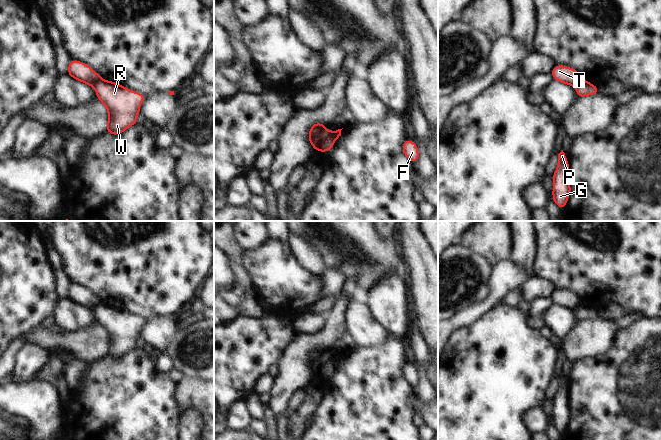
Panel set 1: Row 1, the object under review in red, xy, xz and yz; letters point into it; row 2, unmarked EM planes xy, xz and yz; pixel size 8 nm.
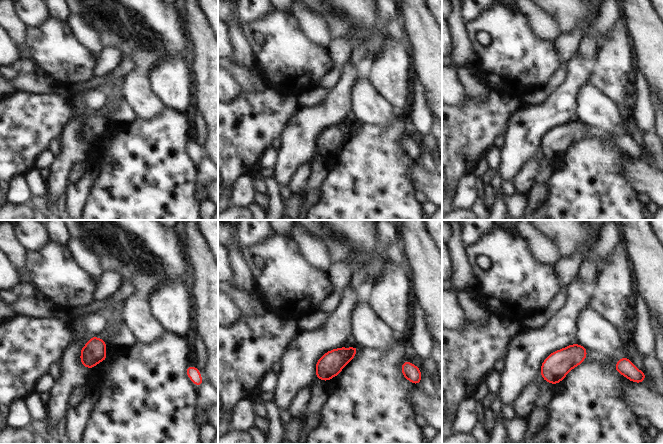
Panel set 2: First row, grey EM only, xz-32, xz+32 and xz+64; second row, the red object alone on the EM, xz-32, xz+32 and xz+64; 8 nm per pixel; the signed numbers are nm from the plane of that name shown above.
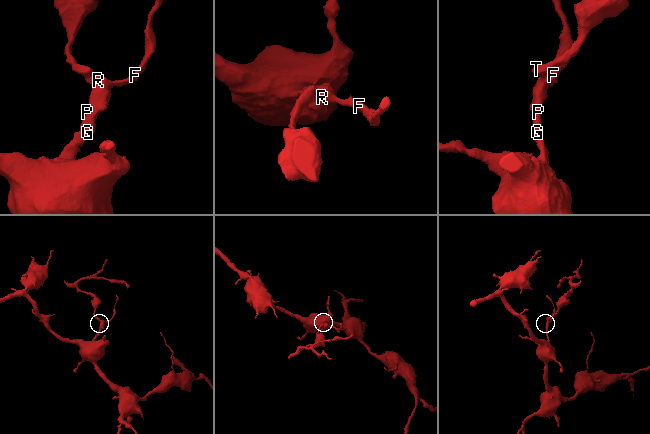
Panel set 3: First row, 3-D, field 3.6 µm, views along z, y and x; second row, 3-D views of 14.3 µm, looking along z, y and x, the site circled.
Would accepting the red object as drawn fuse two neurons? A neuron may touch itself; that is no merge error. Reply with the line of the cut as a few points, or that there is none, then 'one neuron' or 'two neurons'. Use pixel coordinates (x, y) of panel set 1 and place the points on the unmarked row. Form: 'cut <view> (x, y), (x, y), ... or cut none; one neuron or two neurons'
cut xz (324, 352), (310, 365); two neurons

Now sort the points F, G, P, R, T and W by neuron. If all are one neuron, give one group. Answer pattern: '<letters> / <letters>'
F G P R W / T

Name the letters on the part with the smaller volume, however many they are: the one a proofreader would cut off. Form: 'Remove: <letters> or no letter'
Remove: T

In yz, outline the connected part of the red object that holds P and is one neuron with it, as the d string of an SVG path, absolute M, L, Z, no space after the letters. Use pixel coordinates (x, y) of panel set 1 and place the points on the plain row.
M563 374L558 378L558 390L553 398L553 425L561 434L565 431L571 410L569 408L569 387Z

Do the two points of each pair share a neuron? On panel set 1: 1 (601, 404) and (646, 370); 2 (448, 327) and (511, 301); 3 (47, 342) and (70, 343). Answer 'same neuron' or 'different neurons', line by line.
1: same neuron
2: different neurons
3: same neuron

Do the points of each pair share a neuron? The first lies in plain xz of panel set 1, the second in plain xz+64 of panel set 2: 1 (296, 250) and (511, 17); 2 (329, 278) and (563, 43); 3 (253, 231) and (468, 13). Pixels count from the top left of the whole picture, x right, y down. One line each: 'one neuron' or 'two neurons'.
1: two neurons
2: one neuron
3: one neuron

